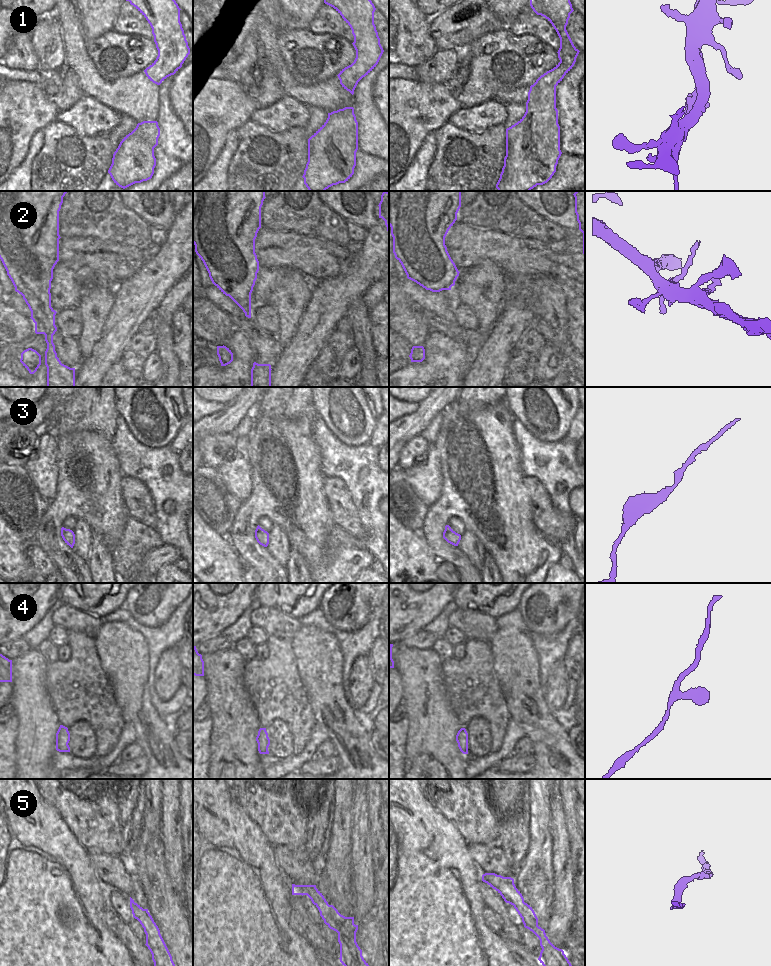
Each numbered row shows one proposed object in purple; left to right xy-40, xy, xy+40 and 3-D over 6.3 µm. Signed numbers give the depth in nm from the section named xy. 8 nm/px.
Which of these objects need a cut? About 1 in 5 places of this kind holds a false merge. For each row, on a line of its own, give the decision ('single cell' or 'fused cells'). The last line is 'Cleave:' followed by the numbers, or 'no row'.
1: single cell
2: fused cells
3: single cell
4: single cell
5: single cell
Cleave: 2

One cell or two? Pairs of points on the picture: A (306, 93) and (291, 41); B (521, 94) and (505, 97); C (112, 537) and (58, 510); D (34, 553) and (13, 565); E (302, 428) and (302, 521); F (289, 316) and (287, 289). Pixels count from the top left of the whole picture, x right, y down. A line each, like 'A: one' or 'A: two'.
A: two
B: one
C: one
D: two
E: one
F: one

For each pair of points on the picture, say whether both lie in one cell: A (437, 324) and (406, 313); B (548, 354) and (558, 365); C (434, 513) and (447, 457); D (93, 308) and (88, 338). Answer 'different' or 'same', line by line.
A: different
B: same
C: same
D: same

